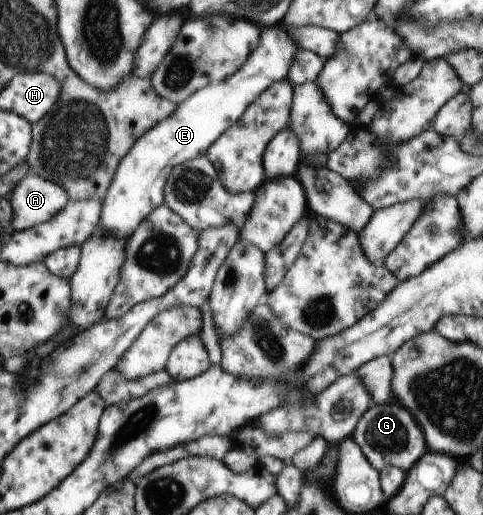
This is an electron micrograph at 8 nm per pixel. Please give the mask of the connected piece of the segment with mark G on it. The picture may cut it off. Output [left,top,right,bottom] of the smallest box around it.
[352,400,426,473]

